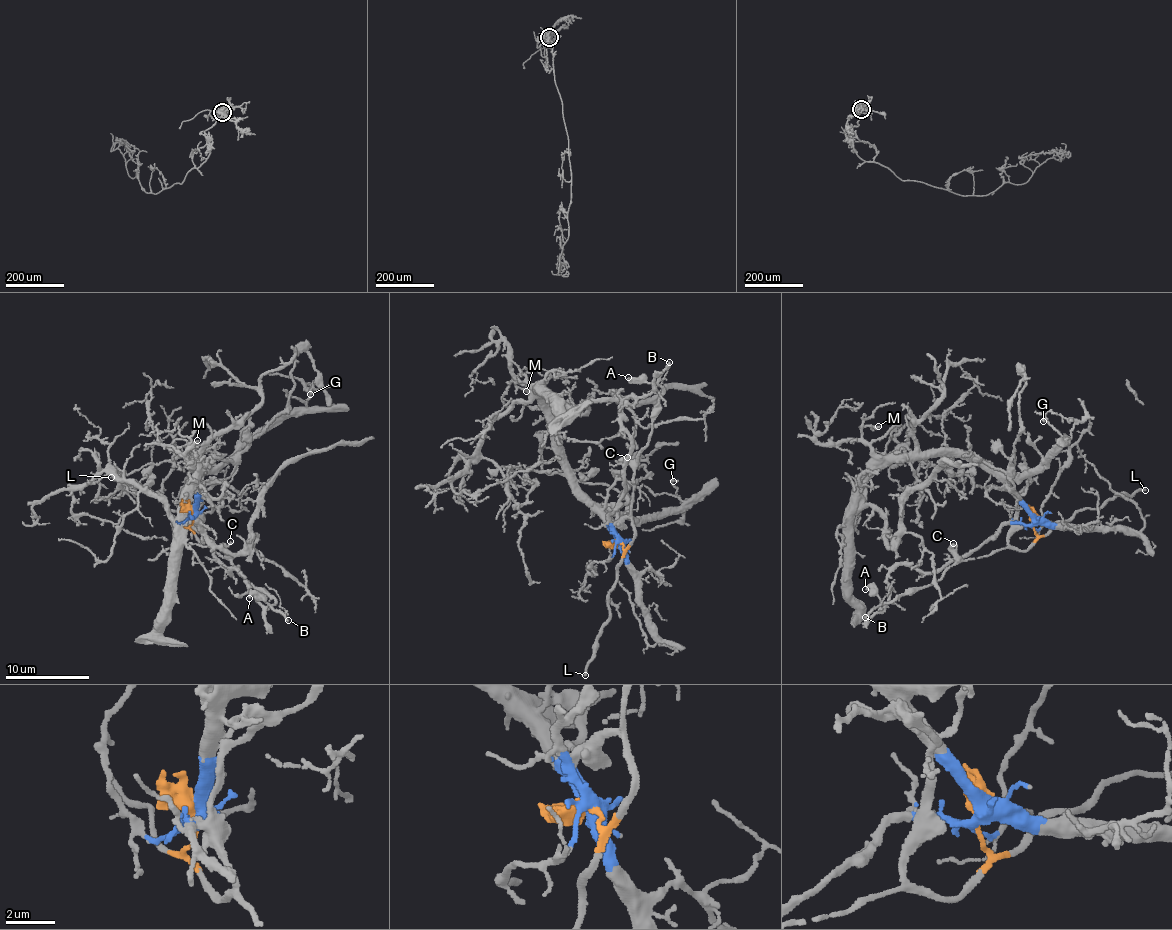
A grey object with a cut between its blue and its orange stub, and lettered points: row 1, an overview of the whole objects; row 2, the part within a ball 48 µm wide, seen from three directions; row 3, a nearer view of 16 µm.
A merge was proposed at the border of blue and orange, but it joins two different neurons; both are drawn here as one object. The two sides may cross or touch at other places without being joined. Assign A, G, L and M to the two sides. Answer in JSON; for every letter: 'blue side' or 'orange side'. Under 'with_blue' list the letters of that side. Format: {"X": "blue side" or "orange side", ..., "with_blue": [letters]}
{"A": "orange side", "G": "blue side", "L": "orange side", "M": "blue side", "with_blue": ["G", "M"]}

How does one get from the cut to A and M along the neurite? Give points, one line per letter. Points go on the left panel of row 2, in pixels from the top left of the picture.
A: (193, 512), (189, 528), (198, 542), (209, 542), (275, 602), (249, 597)
M: (193, 512), (203, 482), (192, 460), (204, 465), (201, 471), (188, 454), (189, 444), (198, 440)

